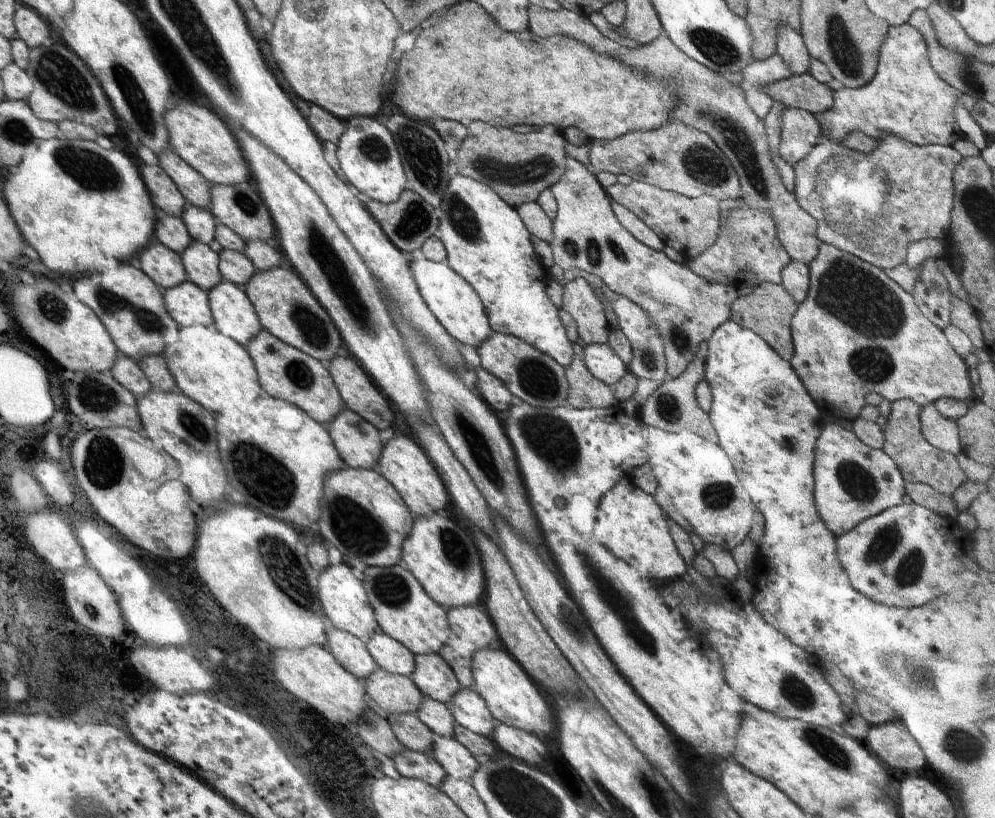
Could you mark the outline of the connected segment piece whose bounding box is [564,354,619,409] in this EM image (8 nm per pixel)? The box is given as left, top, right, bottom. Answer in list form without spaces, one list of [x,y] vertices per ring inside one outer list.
[[[573,354],[572,362],[564,369],[568,382],[568,404],[575,409],[610,408],[619,402],[613,389],[598,380],[586,368],[584,361]]]

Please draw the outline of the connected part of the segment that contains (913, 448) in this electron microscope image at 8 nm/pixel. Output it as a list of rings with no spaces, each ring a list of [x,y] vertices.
[[[898,399],[891,402],[891,412],[884,428],[883,451],[896,463],[906,483],[928,484],[936,492],[951,496],[967,480],[958,458],[932,446],[922,436],[919,414],[922,407],[910,399]]]

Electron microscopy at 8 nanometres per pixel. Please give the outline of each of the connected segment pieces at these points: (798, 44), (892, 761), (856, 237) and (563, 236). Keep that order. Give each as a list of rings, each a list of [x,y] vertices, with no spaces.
[[[786,26],[778,28],[777,53],[790,68],[791,76],[802,76],[809,72],[810,60],[812,60],[804,40],[799,32]]]
[[[897,721],[875,727],[871,726],[864,744],[871,753],[881,758],[887,768],[892,766],[892,768],[908,772],[908,770],[920,770],[920,768],[926,766],[925,754],[917,740]]]
[[[886,134],[875,141],[874,152],[868,154],[846,148],[831,140],[819,142],[804,160],[793,166],[793,194],[800,208],[818,222],[816,236],[821,242],[857,256],[885,271],[905,263],[910,244],[920,242],[924,238],[948,237],[954,198],[952,172],[962,157],[951,146],[916,145],[892,134]]]
[[[575,156],[568,157],[564,176],[549,190],[554,194],[558,204],[557,215],[553,220],[553,260],[556,260],[560,266],[569,266],[566,270],[574,268],[598,276],[610,290],[626,296],[632,302],[636,302],[640,308],[644,308],[644,312],[648,312],[656,328],[660,328],[669,377],[673,379],[682,376],[686,368],[692,364],[692,360],[696,358],[700,344],[708,342],[714,331],[730,320],[732,303],[738,297],[736,285],[708,282],[706,278],[700,278],[696,272],[692,272],[686,264],[674,262],[666,252],[654,250],[636,240],[612,212],[611,198],[598,182],[596,173],[591,169],[590,164],[583,164]]]

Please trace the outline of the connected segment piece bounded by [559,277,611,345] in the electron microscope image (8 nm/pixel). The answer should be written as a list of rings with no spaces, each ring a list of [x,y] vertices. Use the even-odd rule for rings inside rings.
[[[576,277],[563,287],[562,305],[559,310],[568,312],[574,318],[578,334],[580,334],[580,338],[584,340],[586,345],[607,344],[608,332],[610,332],[611,326],[608,324],[602,302],[592,292],[592,288],[584,278]]]

